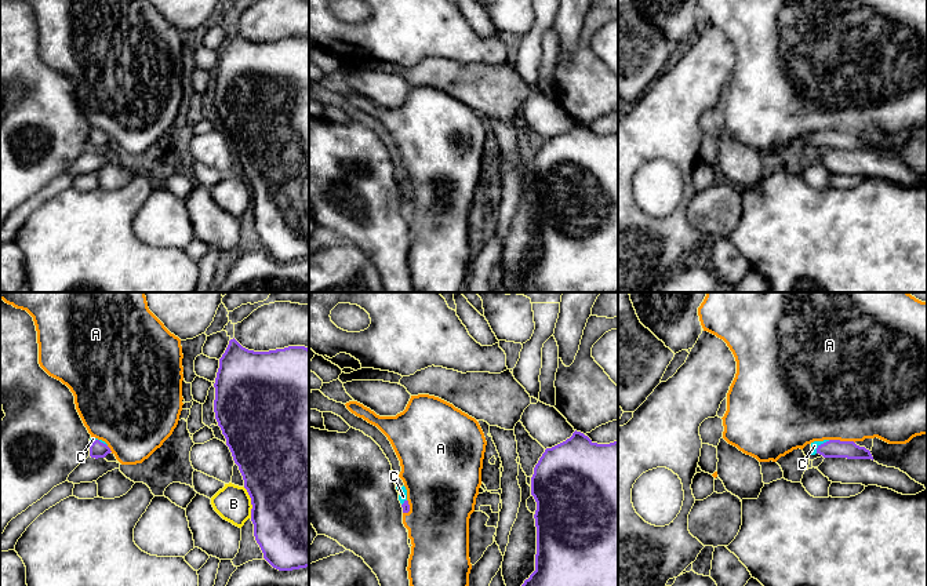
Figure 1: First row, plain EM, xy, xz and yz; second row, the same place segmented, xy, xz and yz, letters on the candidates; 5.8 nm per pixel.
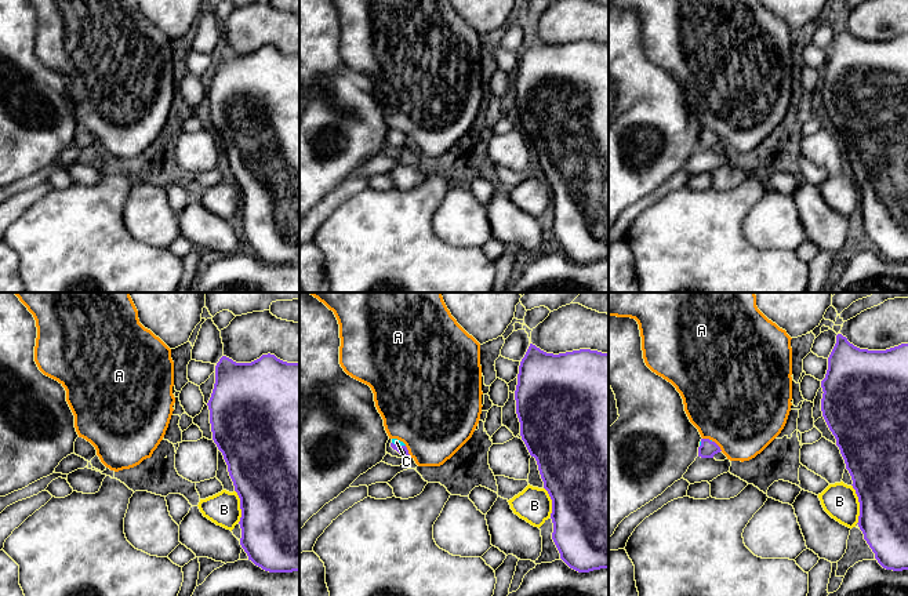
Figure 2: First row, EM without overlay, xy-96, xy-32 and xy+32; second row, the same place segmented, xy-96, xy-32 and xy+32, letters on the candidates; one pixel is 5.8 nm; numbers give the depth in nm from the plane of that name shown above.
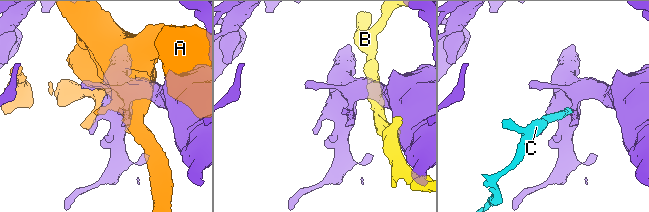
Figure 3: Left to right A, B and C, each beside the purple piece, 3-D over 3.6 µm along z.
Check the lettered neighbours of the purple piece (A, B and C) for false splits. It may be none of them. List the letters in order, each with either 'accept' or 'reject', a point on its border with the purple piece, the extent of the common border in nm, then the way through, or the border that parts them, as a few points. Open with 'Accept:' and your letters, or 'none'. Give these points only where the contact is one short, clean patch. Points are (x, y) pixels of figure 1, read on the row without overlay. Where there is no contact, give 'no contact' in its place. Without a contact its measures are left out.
Accept: C
A: reject; meets purple in yz at (842, 133); contact 150 nm long
B: reject; meets purple in xy at (251, 193); contact 190 nm long
C: accept; meets purple in yz at (821, 135); contact 120 nm long; runs through yz (833, 139), (821, 135), (814, 137)

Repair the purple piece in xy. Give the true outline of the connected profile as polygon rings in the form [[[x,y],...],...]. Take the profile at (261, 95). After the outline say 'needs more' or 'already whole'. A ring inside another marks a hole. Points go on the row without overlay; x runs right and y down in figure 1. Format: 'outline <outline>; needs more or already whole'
outline [[[233,29],[219,50],[214,79],[215,110],[251,189],[254,228],[263,250],[279,262],[309,258],[309,40],[254,43]]]; already whole

